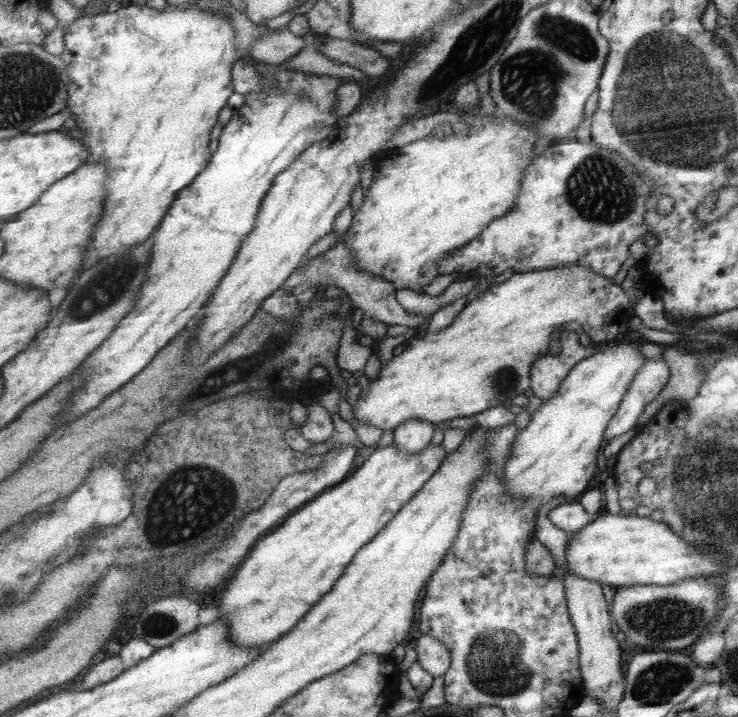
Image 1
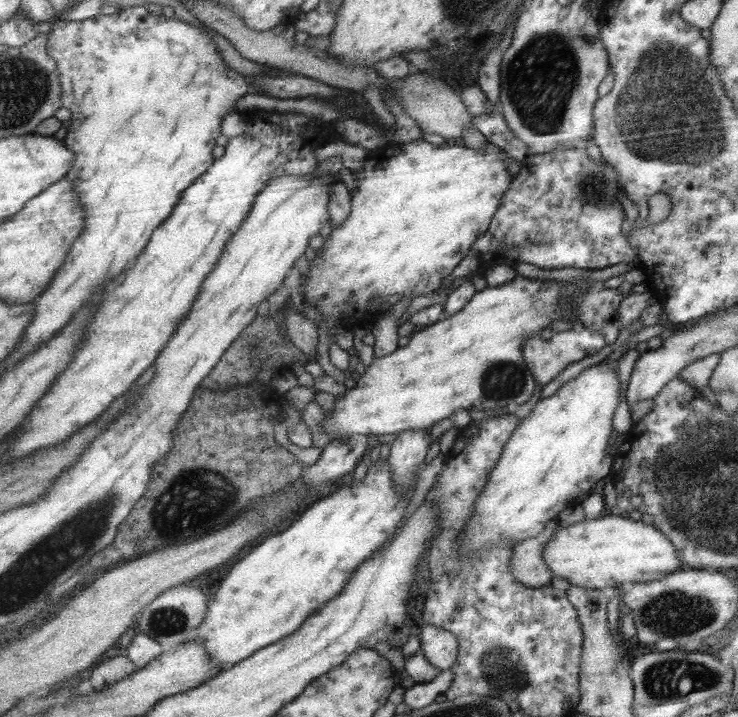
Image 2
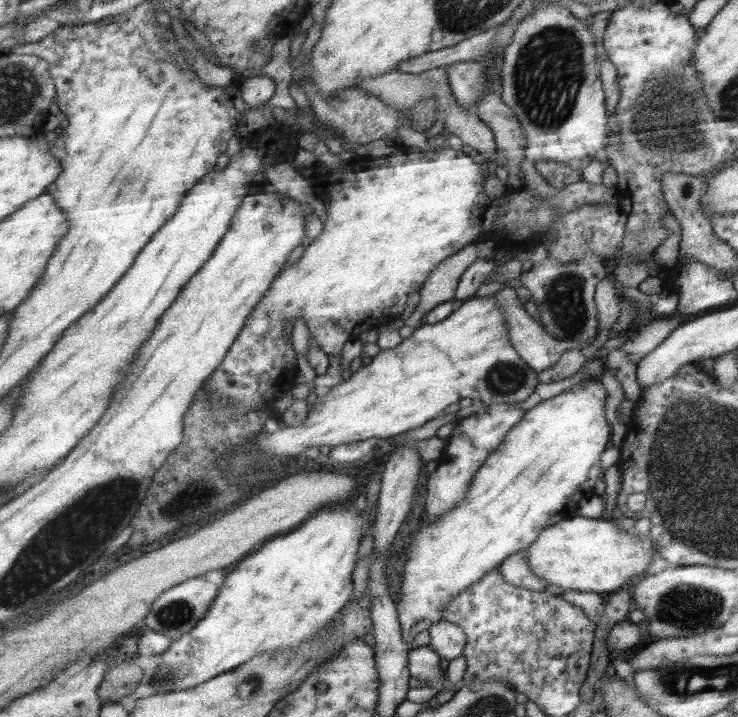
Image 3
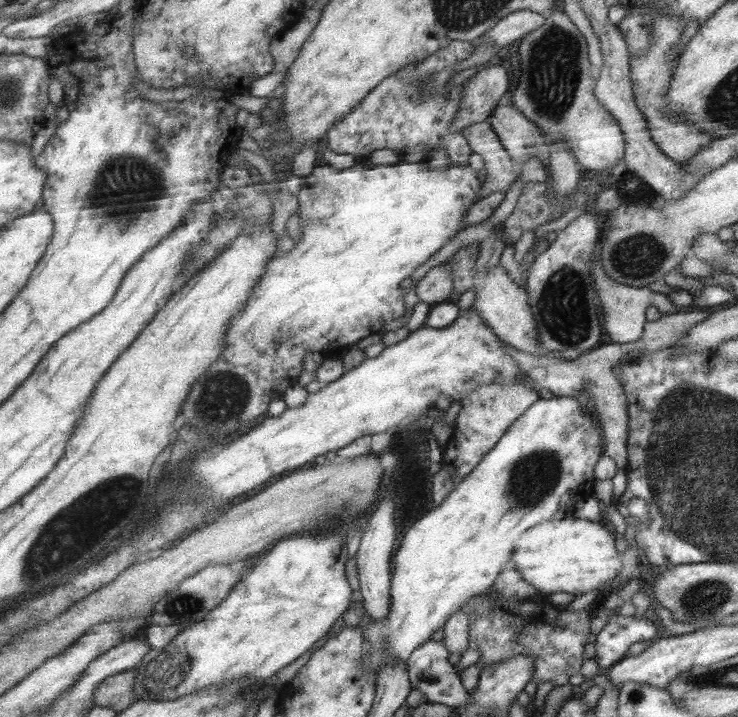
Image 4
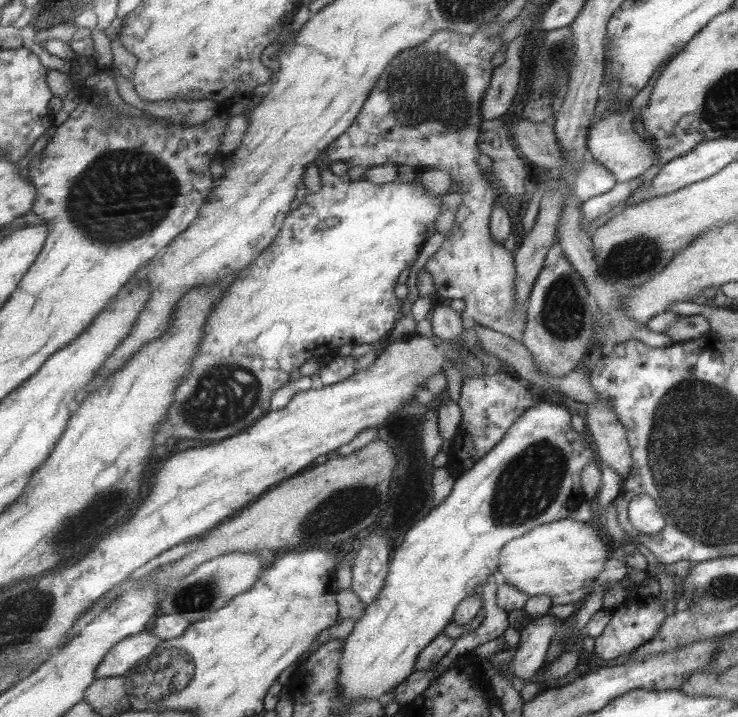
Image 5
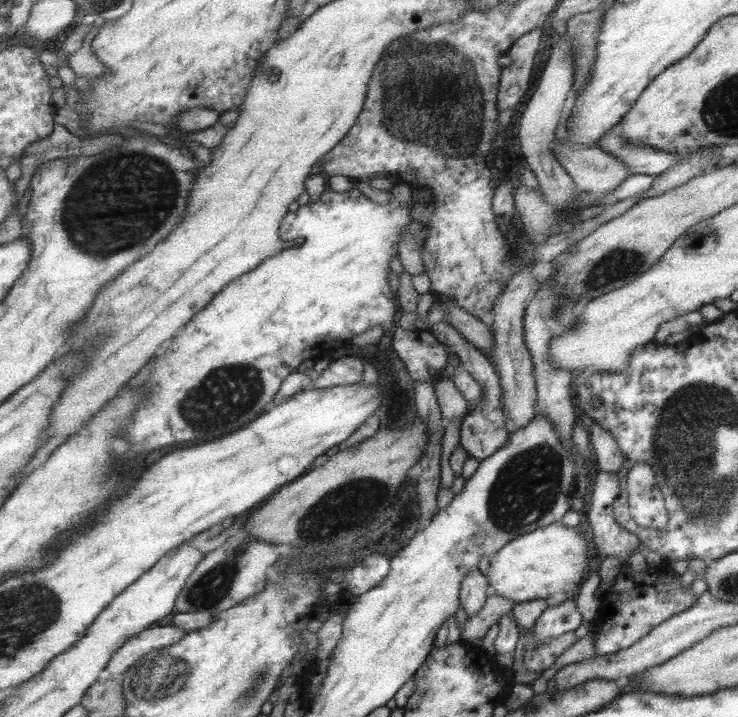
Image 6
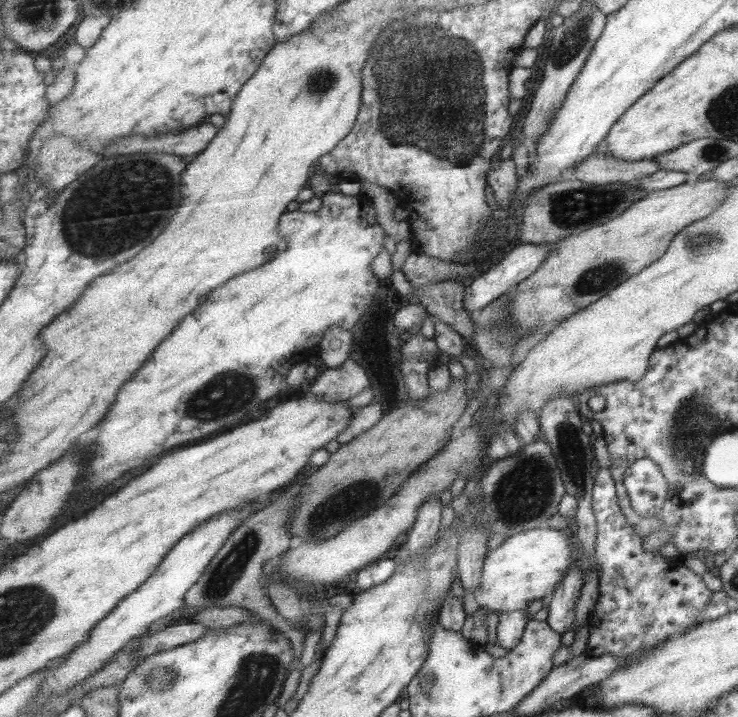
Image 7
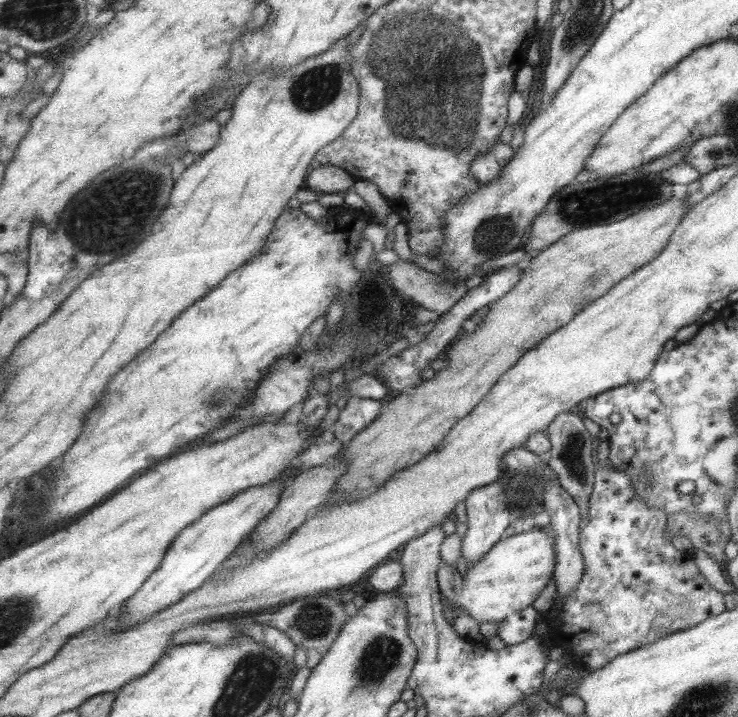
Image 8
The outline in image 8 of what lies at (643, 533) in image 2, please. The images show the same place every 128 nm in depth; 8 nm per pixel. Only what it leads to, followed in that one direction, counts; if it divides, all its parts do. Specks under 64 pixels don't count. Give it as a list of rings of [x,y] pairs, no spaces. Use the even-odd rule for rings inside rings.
[[[529,528],[520,534],[509,536],[495,542],[482,557],[467,567],[467,574],[462,579],[458,613],[470,616],[478,622],[501,622],[507,615],[532,607],[540,590],[552,580],[555,566],[553,542],[547,538],[542,528]]]

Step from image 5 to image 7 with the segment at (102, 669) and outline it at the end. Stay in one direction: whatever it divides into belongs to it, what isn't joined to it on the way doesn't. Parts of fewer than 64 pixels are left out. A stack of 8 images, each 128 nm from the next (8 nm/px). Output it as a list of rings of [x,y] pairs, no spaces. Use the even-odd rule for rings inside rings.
[[[199,622],[168,625],[163,630],[153,632],[153,634],[146,634],[140,639],[138,656],[144,659],[158,652],[173,650],[181,647],[182,644],[189,644],[197,639],[201,639],[209,630],[209,626]]]

